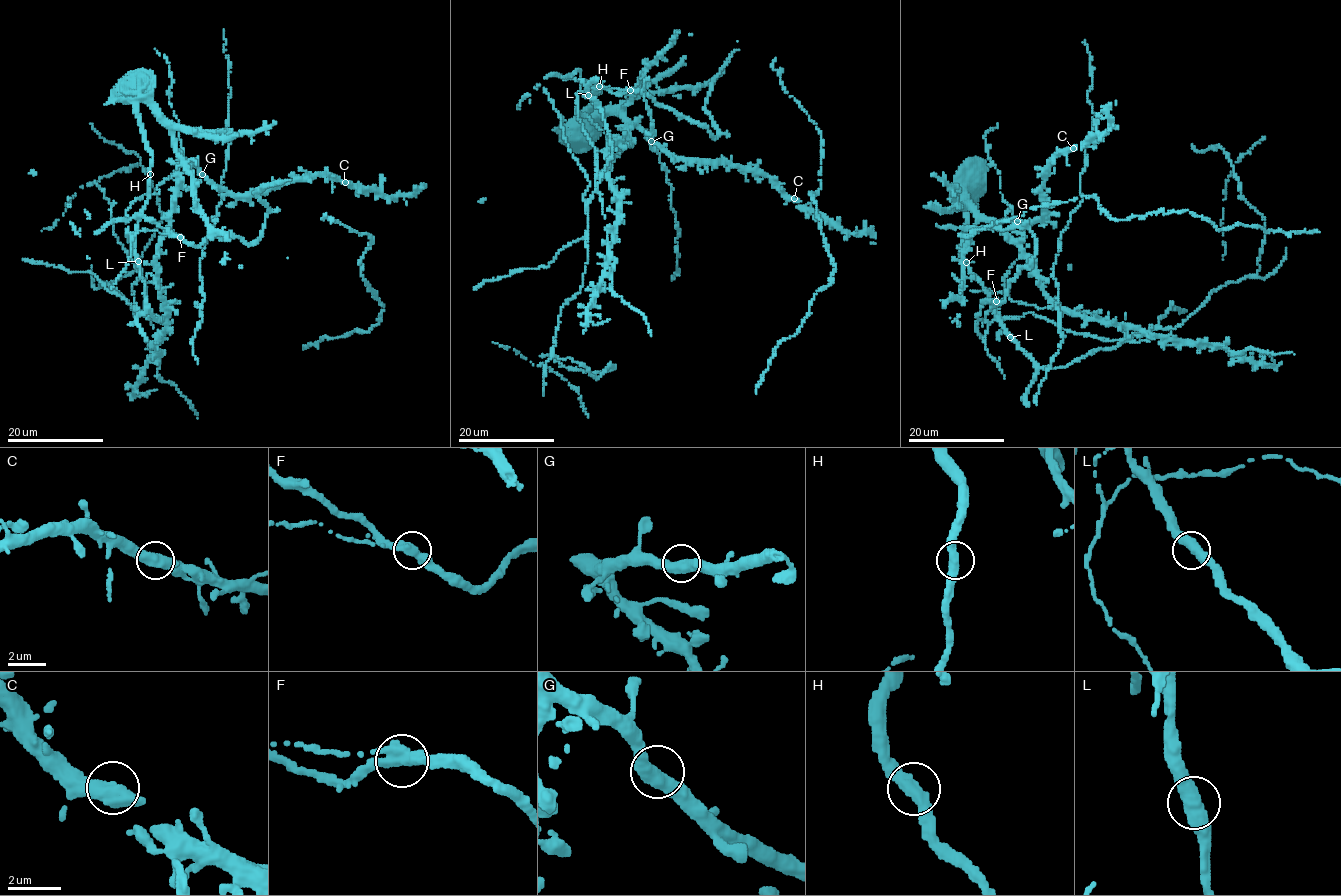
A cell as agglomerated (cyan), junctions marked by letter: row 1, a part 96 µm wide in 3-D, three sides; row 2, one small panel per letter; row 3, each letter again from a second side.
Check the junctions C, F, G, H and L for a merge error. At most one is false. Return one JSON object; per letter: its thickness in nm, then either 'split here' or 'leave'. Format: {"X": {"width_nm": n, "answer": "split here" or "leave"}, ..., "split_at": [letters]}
{"C": {"width_nm": 480, "answer": "leave"}, "F": {"width_nm": 480, "answer": "split here"}, "G": {"width_nm": 480, "answer": "leave"}, "H": {"width_nm": 440, "answer": "leave"}, "L": {"width_nm": 480, "answer": "leave"}, "split_at": ["F"]}

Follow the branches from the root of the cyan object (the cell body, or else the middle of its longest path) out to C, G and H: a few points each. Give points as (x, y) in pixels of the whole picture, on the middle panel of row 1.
C: (631, 90), (589, 87), (590, 94), (601, 85), (586, 114), (618, 113), (675, 156), (756, 168), (794, 198)
G: (631, 90), (619, 94), (589, 87), (590, 94), (597, 92), (601, 85), (586, 114), (618, 113), (651, 141)
H: (631, 90), (619, 94), (589, 87), (589, 94), (597, 92), (600, 86)

